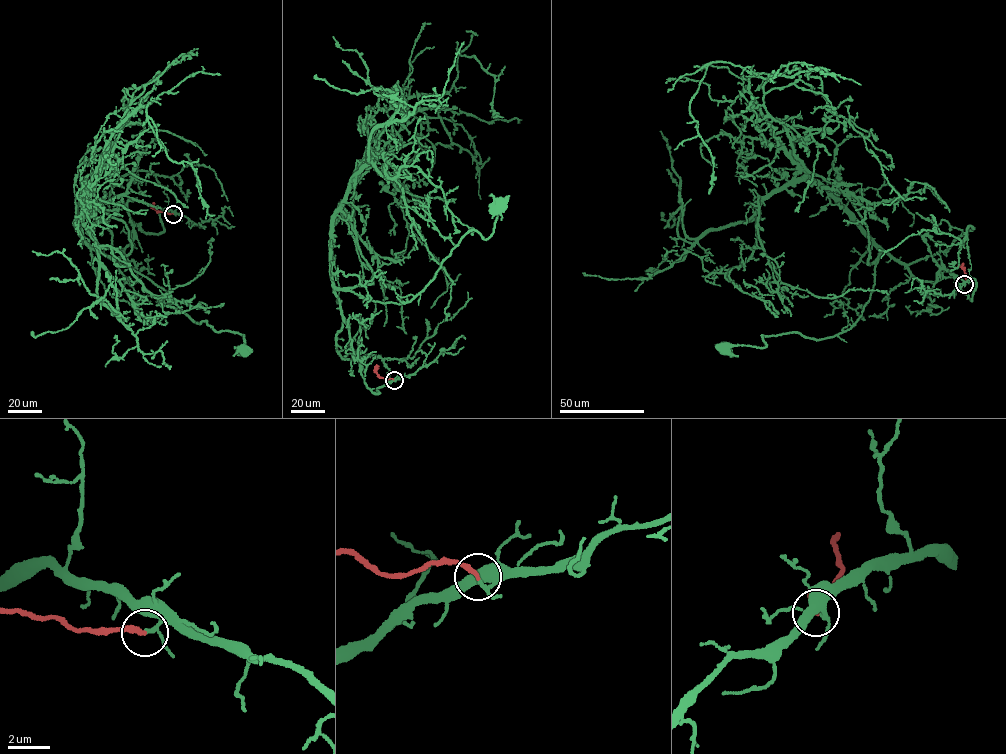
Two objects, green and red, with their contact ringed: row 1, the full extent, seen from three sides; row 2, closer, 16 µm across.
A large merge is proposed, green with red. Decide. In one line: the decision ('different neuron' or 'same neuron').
same neuron

